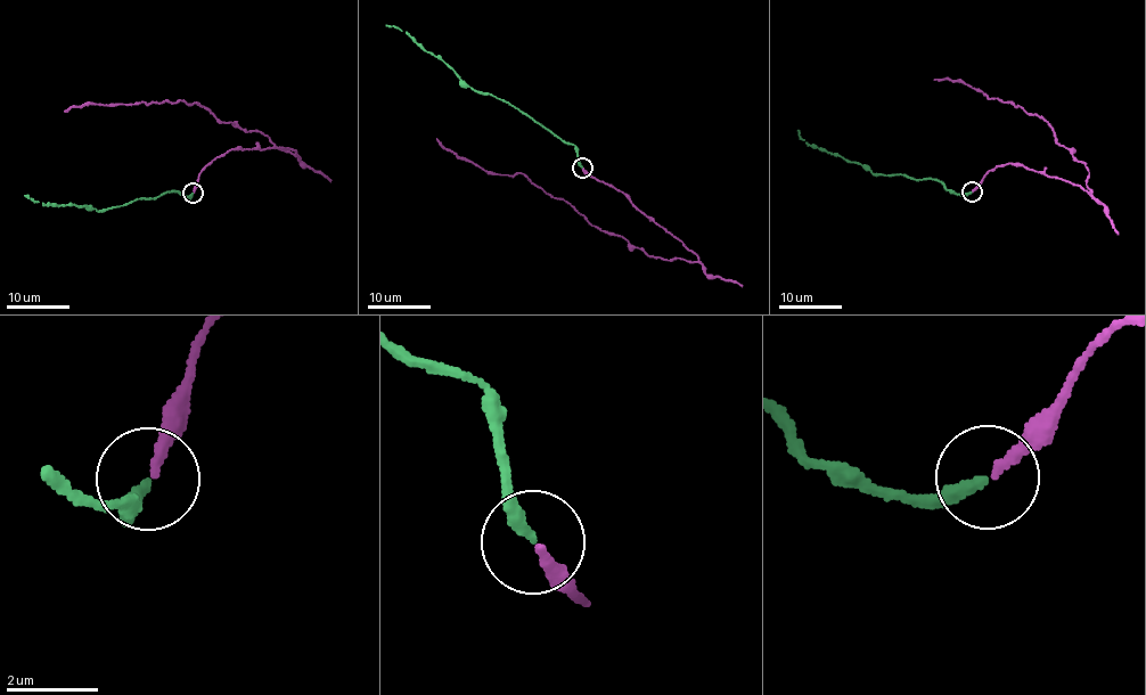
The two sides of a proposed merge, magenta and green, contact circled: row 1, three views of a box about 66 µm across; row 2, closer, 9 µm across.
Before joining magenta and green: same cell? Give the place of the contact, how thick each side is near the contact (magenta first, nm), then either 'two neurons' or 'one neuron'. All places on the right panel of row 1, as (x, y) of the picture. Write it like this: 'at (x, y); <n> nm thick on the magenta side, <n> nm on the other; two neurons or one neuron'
at (972, 191); 220 nm thick on the magenta side, 260 nm on the other; one neuron

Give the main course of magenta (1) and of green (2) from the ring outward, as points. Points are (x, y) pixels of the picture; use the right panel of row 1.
1: (972, 193), (987, 173), (1008, 163), (1089, 191), (1086, 164), (1037, 115), (959, 80), (933, 79)
2: (972, 191), (958, 195), (931, 178), (870, 172), (840, 155), (811, 147), (800, 137), (799, 129)

